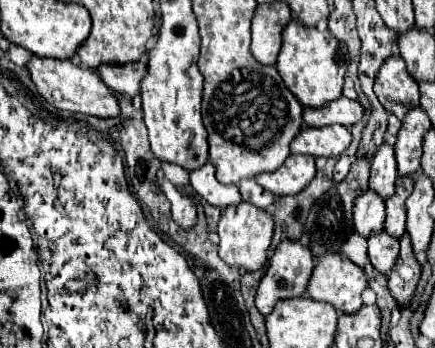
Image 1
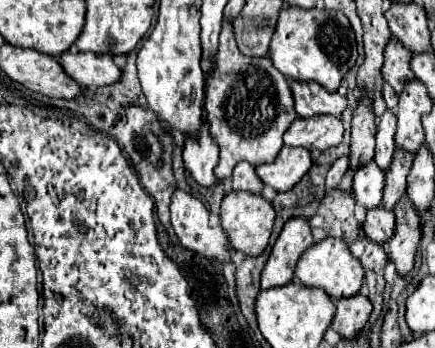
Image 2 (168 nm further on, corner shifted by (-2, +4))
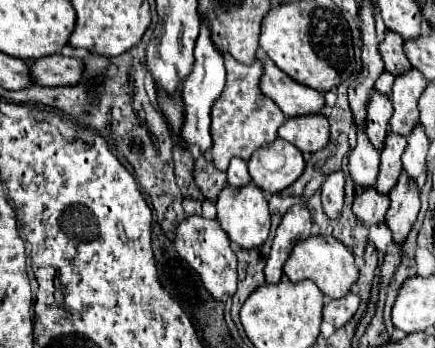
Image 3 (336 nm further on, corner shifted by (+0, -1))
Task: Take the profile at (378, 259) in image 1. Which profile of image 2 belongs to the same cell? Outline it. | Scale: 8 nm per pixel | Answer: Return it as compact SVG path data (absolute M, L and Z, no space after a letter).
M383 207L367 211L367 219L363 223L363 233L377 245L383 245L391 239L395 231L395 215L385 211Z

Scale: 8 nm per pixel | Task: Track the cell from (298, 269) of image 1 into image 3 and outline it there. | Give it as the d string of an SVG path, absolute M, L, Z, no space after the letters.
M299 204L299 206L289 208L289 212L285 214L285 218L281 220L281 224L275 232L271 256L265 266L265 278L269 284L279 282L279 278L283 274L283 264L287 262L293 246L311 236L311 226L313 226L313 218L311 218L311 212L307 206Z

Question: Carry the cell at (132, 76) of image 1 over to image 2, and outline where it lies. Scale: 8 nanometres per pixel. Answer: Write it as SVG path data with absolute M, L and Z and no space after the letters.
M63 53L61 65L69 77L85 87L103 87L119 81L121 69L115 65L111 55L97 53Z

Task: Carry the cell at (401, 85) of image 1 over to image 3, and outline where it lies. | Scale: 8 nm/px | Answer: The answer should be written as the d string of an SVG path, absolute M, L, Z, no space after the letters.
M385 30L385 40L379 44L379 52L385 62L385 70L389 70L391 74L397 76L411 68L409 60L405 58L405 52L403 52L403 38L397 32Z

